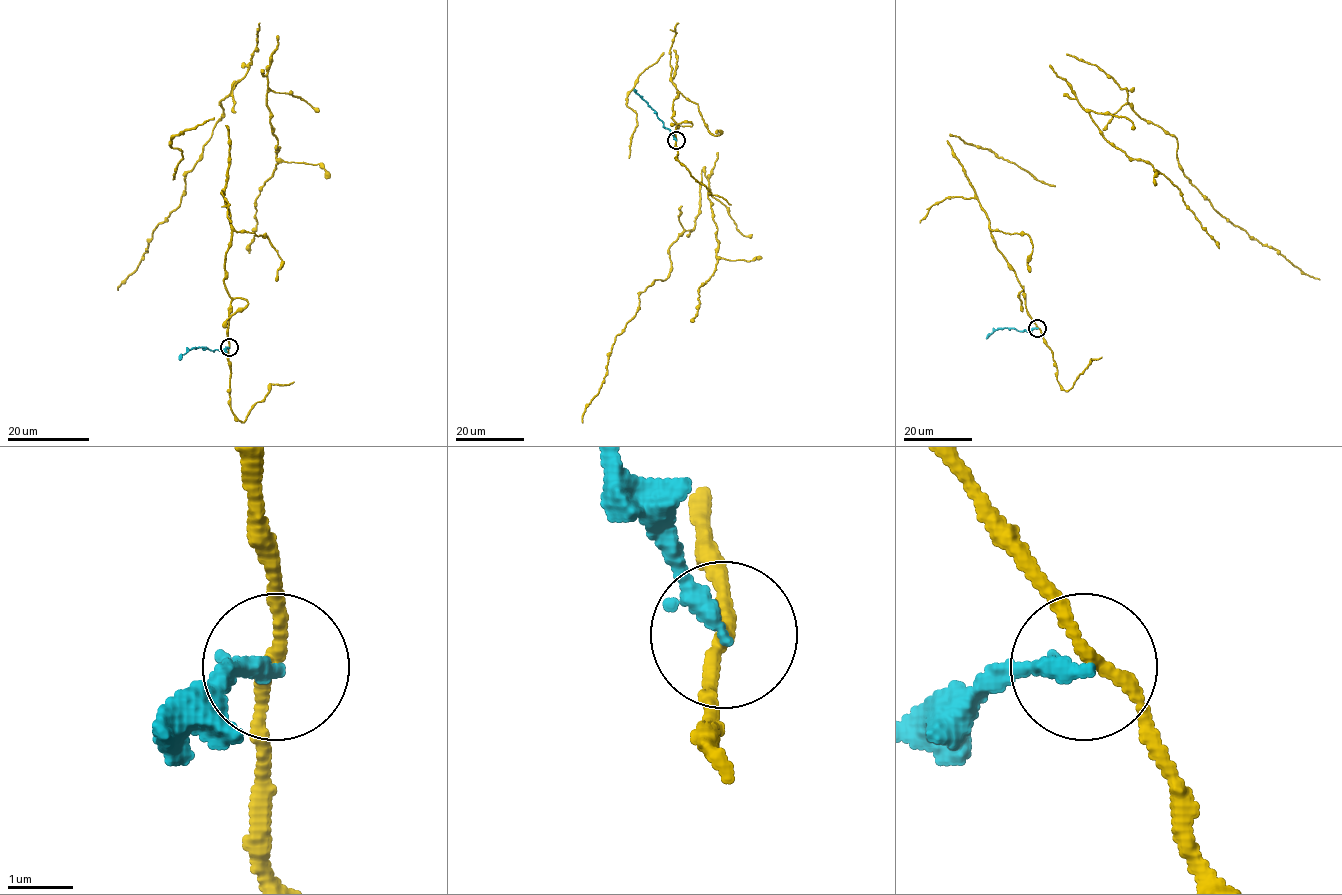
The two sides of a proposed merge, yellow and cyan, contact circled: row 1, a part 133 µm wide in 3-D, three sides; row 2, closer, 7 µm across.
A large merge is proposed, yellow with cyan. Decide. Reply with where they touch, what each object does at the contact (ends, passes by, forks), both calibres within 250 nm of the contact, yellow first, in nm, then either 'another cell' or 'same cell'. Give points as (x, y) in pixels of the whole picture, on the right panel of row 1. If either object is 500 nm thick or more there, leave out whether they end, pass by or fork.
(1037, 328) | yellow passes by | cyan ends | 200/280 nm | another cell

